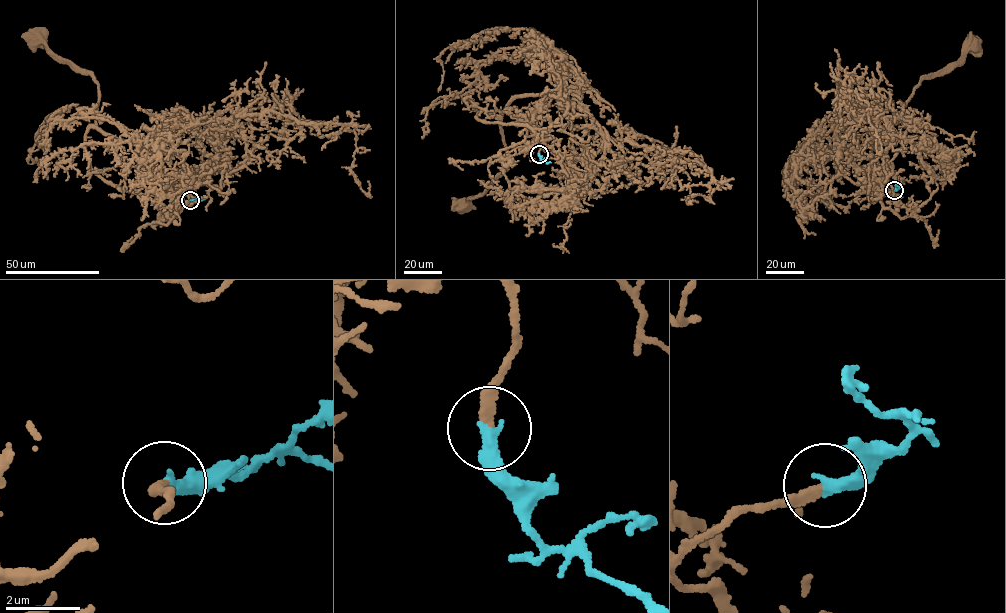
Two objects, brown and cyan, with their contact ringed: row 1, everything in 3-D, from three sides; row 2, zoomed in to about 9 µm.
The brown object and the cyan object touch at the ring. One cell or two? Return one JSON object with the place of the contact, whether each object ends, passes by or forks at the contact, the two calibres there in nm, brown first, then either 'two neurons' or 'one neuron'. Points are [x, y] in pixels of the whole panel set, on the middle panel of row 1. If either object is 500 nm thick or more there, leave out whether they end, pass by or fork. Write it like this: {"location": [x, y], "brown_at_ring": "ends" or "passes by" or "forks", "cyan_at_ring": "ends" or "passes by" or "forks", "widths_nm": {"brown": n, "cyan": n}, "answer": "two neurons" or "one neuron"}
{"location": [539, 154], "brown_at_ring": "ends", "cyan_at_ring": "ends", "widths_nm": {"brown": 260, "cyan": 400}, "answer": "one neuron"}

